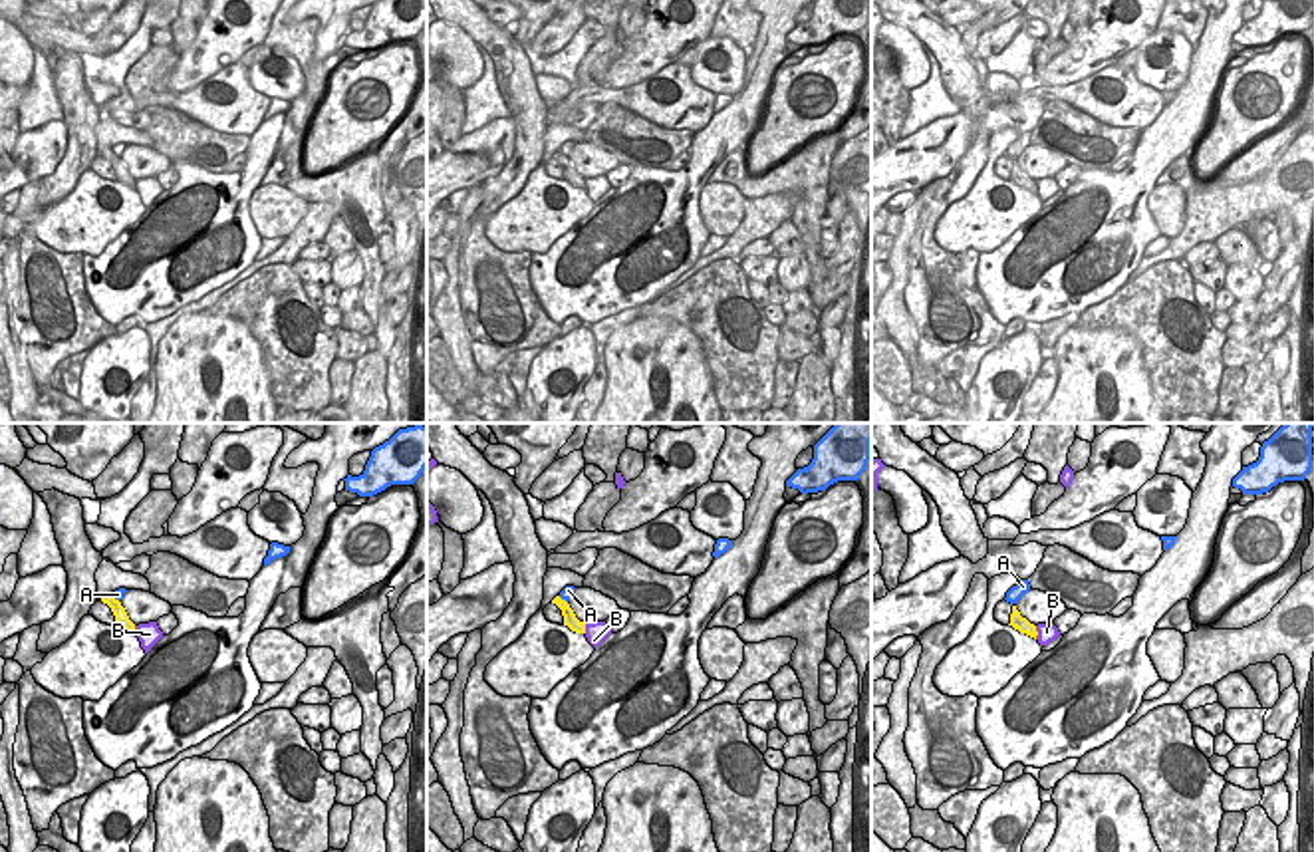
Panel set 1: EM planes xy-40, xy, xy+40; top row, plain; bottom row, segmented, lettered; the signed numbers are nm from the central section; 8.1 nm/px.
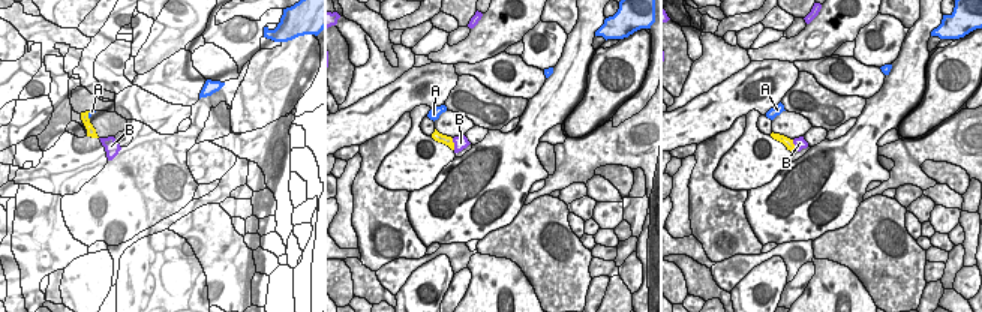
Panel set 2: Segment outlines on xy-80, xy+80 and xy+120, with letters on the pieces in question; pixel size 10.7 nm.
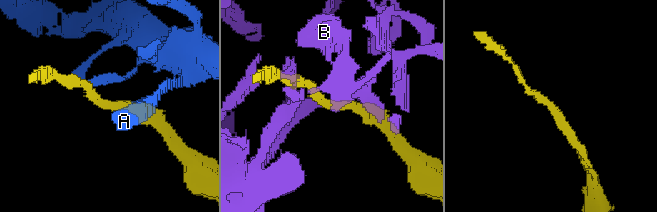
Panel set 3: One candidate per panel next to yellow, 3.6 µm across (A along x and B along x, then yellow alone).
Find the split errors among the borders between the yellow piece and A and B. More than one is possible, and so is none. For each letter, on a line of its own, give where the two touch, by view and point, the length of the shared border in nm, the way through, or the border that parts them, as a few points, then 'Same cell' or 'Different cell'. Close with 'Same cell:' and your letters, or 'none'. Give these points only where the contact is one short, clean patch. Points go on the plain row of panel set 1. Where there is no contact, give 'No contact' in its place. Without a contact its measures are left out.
A: Touches yellow at xy-40 (112, 151). Shared border 100 nm. Boundary: xy-40 (112, 147), (118, 155). Different cell
B: Touches yellow at xy+40 (1037, 187). Shared border 110 nm. Different cell
Same cell: none.

